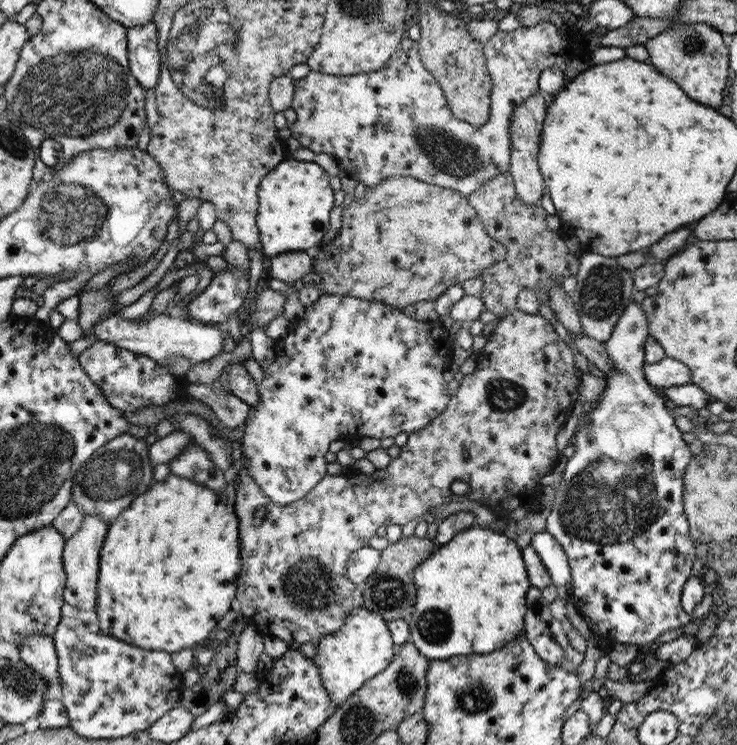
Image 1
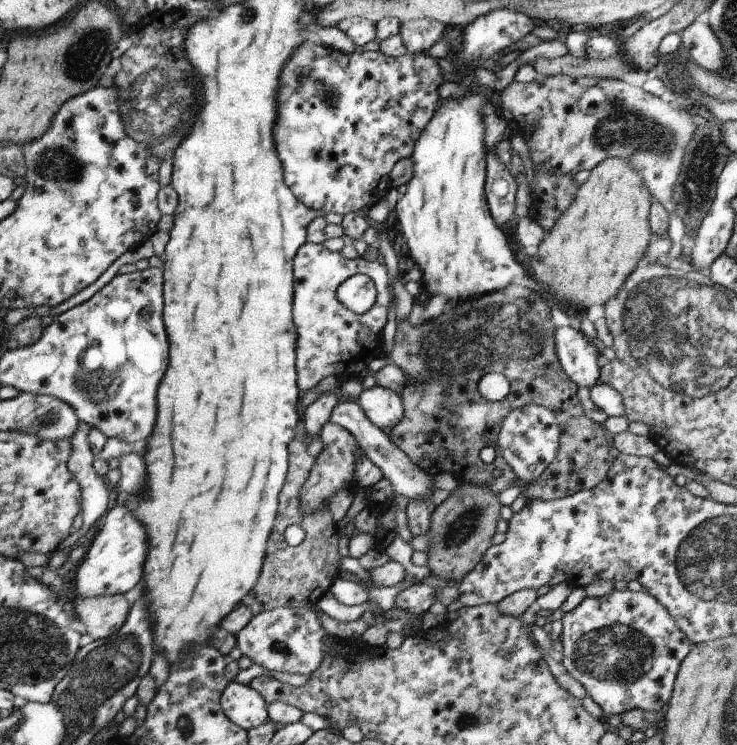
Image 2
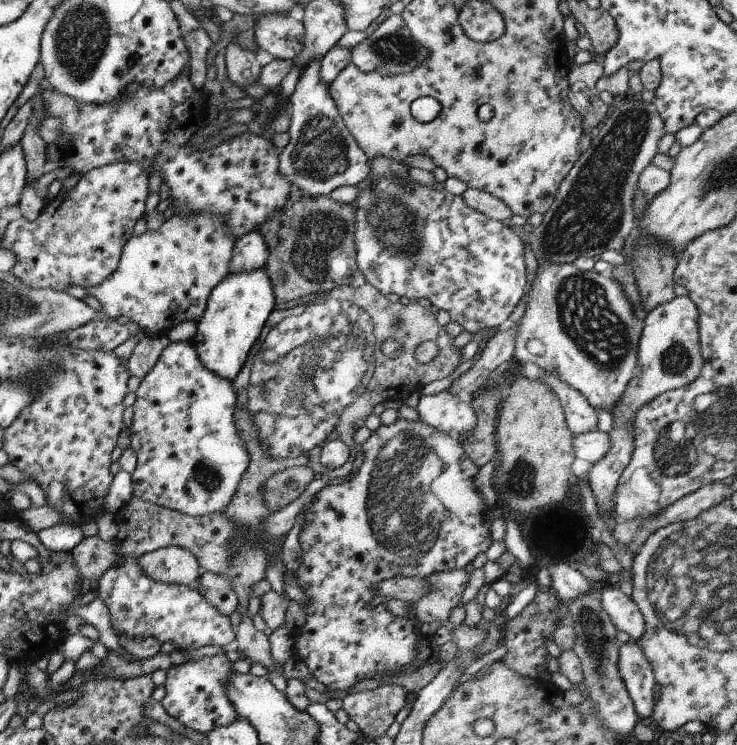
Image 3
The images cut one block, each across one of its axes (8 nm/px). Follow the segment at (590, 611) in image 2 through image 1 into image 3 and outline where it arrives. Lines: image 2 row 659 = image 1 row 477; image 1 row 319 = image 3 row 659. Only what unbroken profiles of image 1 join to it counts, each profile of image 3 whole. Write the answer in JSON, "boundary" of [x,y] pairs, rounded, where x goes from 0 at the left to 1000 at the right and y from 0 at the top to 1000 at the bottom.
{"boundary":[[[856,859],[843,864],[839,872],[839,899],[860,945],[867,966],[885,961],[890,937],[890,911],[886,897],[871,870]]]}

